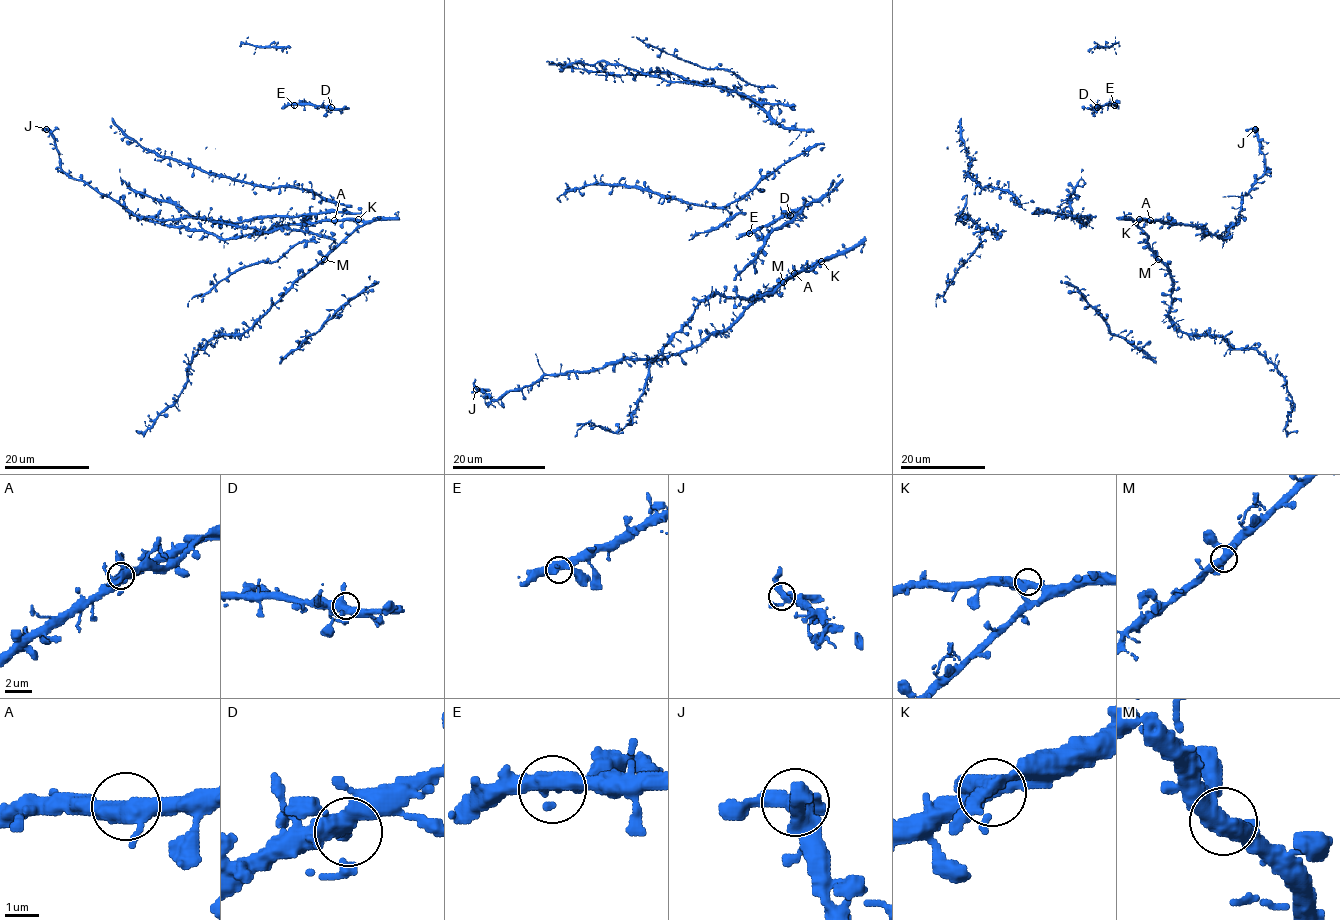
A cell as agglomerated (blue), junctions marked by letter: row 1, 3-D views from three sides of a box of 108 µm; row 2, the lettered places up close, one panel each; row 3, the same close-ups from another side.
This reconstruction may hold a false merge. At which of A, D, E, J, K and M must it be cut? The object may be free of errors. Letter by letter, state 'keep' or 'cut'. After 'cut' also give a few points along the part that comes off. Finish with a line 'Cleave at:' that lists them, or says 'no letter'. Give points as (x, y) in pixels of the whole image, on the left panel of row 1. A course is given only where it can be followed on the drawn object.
A: keep
D: keep
E: keep
J: keep
K: keep
M: keep
Cleave at: no letter

